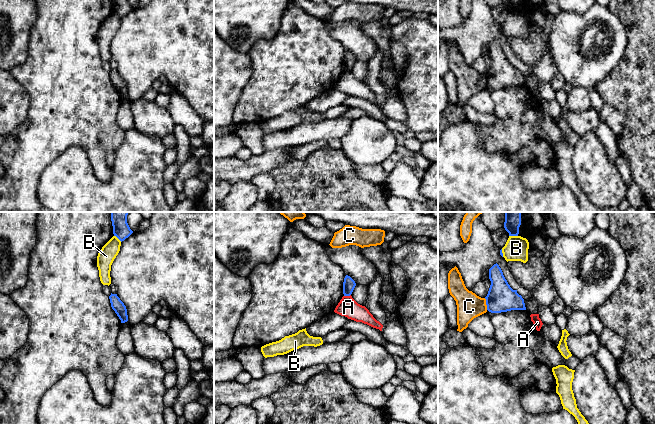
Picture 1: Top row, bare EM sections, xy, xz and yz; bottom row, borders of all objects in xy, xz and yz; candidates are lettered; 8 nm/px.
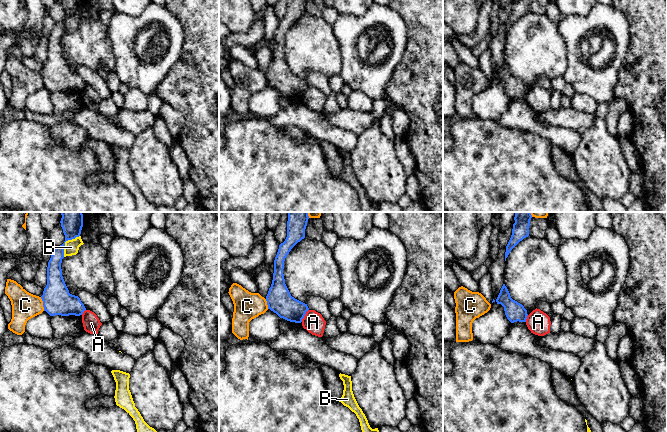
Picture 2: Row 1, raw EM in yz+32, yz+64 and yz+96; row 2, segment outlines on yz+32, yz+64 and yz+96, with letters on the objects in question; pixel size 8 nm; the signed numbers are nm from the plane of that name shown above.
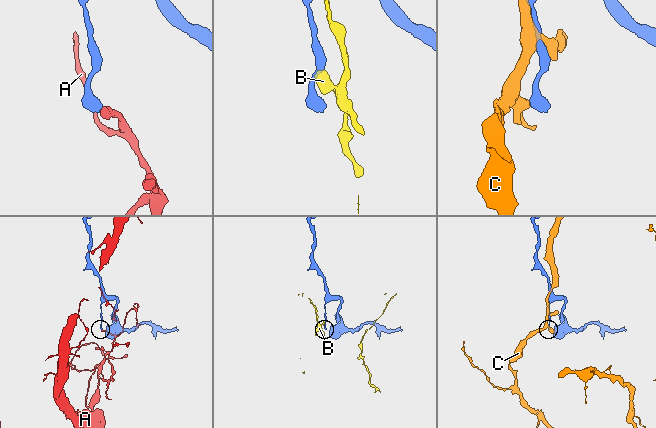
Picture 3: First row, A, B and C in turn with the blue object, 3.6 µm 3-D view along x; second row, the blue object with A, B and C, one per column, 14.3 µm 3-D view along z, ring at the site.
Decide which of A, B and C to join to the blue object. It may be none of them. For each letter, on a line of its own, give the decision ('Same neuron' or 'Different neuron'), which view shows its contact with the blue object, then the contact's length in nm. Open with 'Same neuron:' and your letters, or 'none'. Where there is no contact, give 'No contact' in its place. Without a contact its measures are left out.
Same neuron: none
A: Different neuron. Touches blue in xz. Shared border 60 nm
B: Different neuron. Touches blue in yz. Shared border 70 nm
C: Different neuron. Touches blue in yz. Shared border 100 nm

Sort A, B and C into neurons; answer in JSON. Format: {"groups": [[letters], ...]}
{"groups": [["A"], ["B"], ["C"]]}

